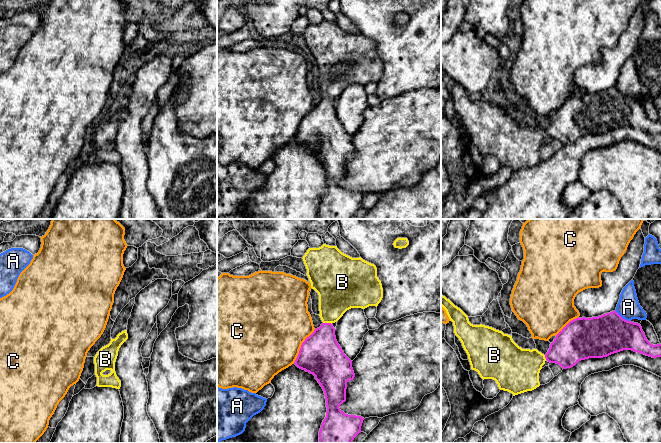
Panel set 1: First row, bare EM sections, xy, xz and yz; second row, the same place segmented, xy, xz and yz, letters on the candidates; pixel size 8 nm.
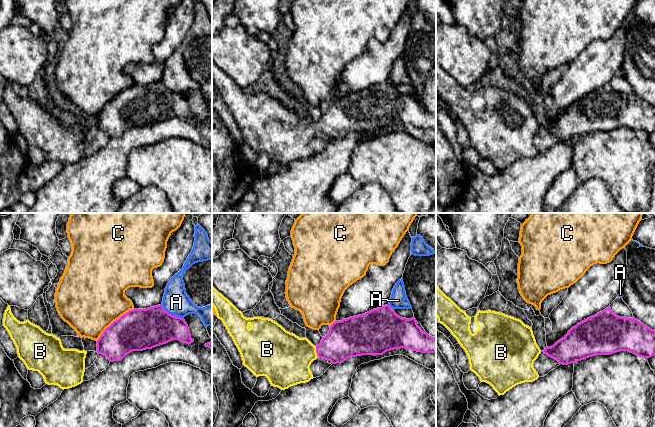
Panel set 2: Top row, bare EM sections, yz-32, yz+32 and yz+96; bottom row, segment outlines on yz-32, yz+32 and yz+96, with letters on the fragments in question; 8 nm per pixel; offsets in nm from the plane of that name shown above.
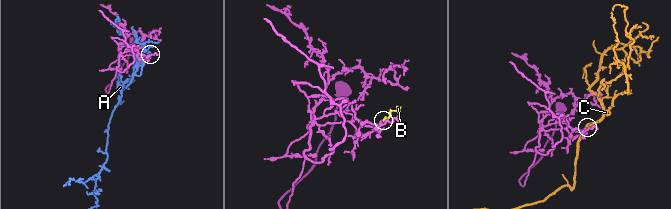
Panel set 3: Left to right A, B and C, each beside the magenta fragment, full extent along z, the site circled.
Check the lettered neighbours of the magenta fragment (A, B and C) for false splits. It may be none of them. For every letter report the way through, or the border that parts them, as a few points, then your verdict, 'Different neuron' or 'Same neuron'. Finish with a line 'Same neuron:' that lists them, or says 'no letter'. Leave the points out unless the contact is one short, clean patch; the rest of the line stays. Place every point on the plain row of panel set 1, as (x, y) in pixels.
A: Different neuron
B: Path across: xz (320, 129), (327, 99), (328, 91), (337, 70). Same neuron
C: Different neuron
Same neuron: B

